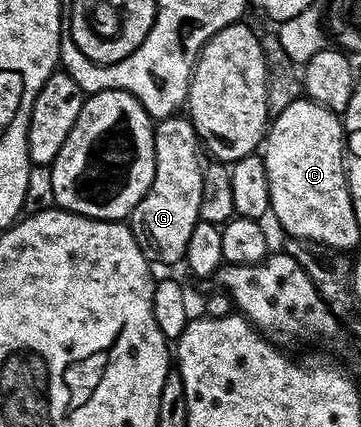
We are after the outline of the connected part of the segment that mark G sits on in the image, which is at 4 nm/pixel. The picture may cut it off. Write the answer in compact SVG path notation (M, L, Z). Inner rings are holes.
M181 113L156 120L153 144L155 177L127 222L146 259L154 264L180 264L187 253L187 240L199 221L199 196L203 190L202 152L193 122Z

